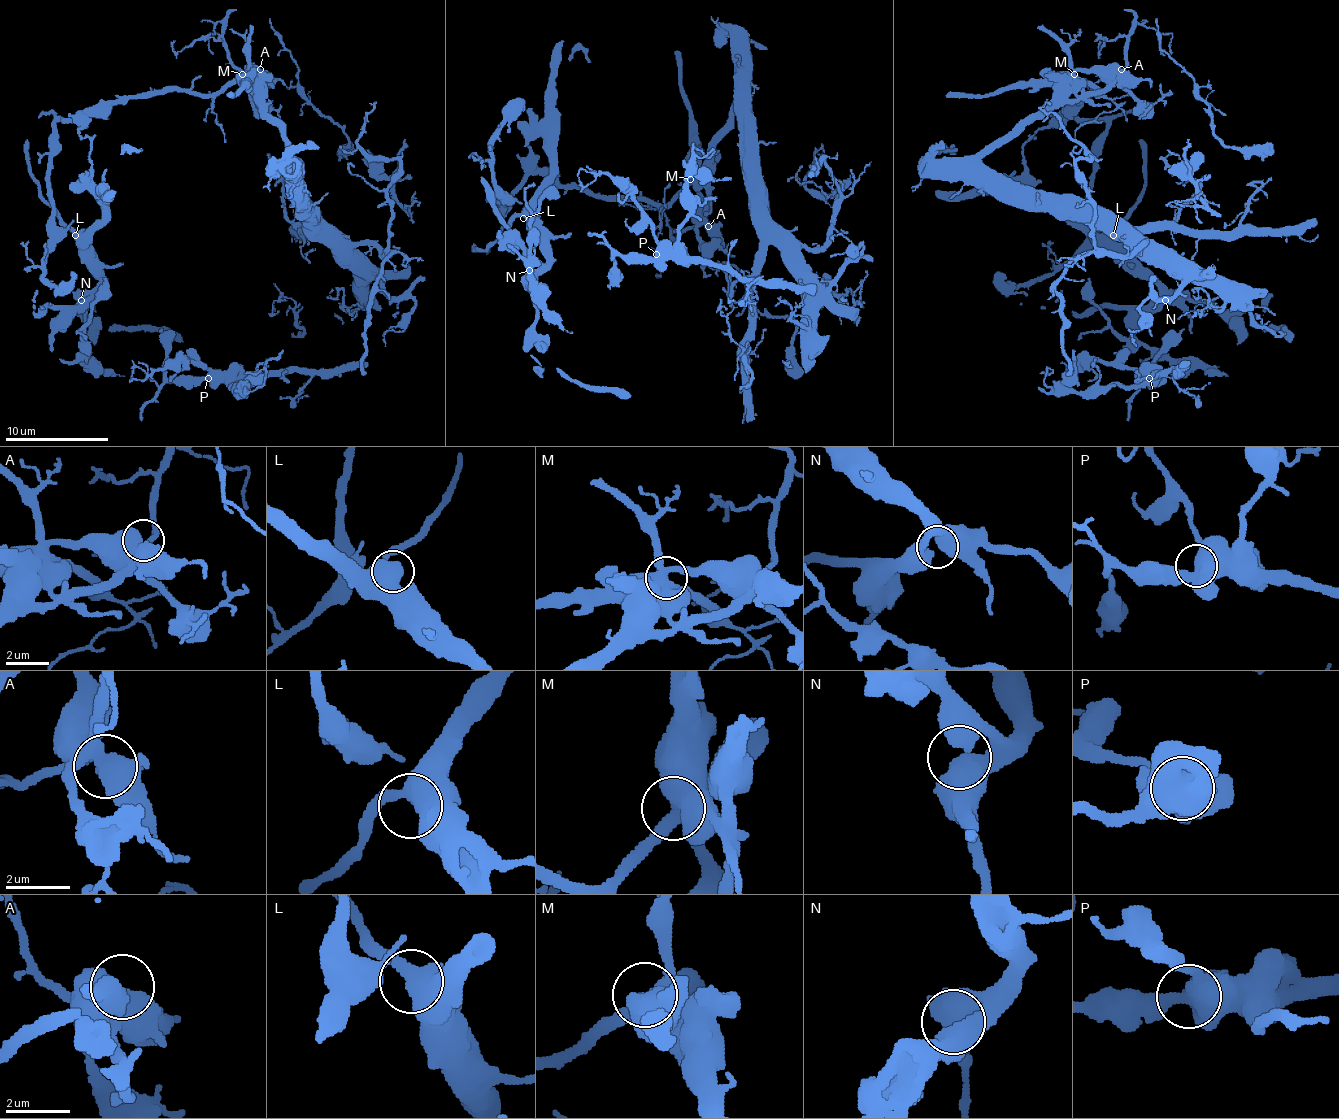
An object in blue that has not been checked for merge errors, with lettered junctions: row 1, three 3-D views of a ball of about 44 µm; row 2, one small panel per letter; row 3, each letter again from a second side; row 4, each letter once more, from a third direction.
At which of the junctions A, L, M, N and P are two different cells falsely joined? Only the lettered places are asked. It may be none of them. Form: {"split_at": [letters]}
{"split_at": []}

